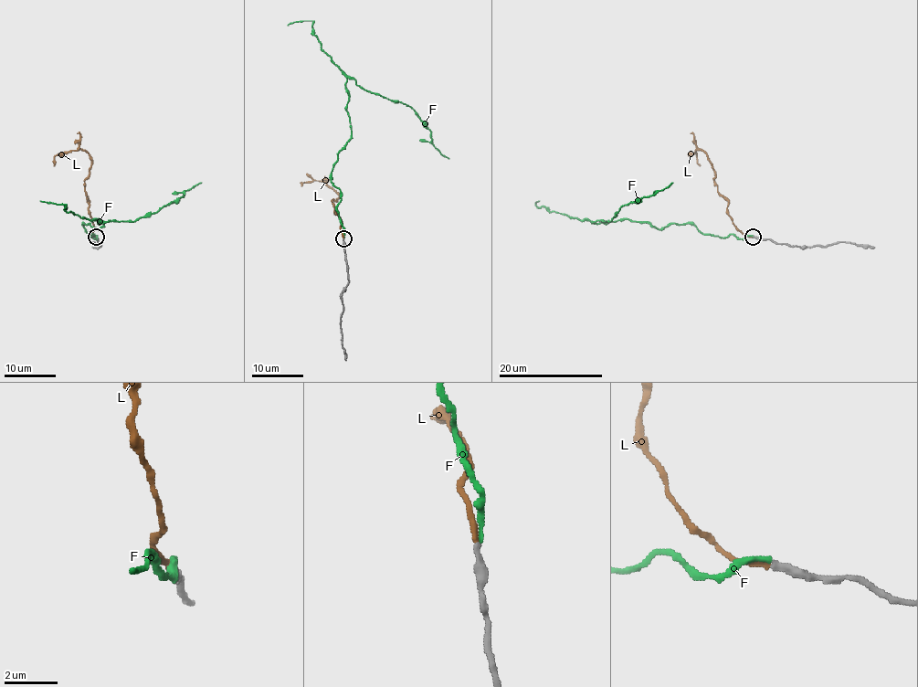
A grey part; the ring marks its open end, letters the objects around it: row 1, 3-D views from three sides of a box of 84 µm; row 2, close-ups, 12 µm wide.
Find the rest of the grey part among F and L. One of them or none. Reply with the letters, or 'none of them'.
L

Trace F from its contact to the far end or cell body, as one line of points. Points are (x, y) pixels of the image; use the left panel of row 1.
F: (95, 235), (89, 237), (84, 224), (98, 228), (100, 219), (132, 221), (202, 182)

